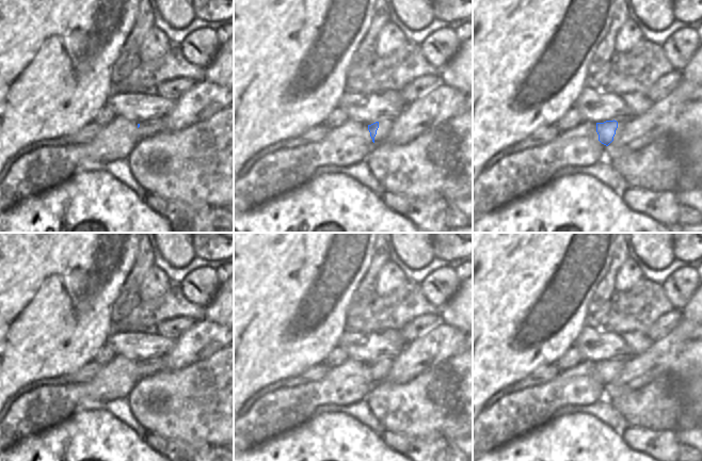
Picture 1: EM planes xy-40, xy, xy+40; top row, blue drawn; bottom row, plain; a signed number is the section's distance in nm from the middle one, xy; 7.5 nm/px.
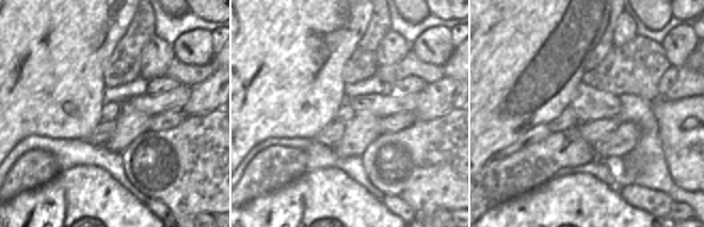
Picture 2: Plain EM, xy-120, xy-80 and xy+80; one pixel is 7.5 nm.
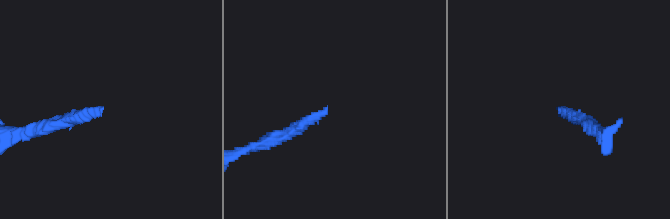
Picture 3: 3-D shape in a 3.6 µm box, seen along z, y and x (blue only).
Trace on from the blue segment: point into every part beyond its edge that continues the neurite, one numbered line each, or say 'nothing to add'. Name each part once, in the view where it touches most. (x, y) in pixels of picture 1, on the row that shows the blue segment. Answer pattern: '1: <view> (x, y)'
1: xy (385, 124)

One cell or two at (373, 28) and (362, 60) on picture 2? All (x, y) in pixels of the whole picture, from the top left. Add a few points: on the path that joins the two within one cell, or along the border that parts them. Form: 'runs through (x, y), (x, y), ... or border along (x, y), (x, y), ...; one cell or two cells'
runs through (372, 35), (364, 52); one cell

